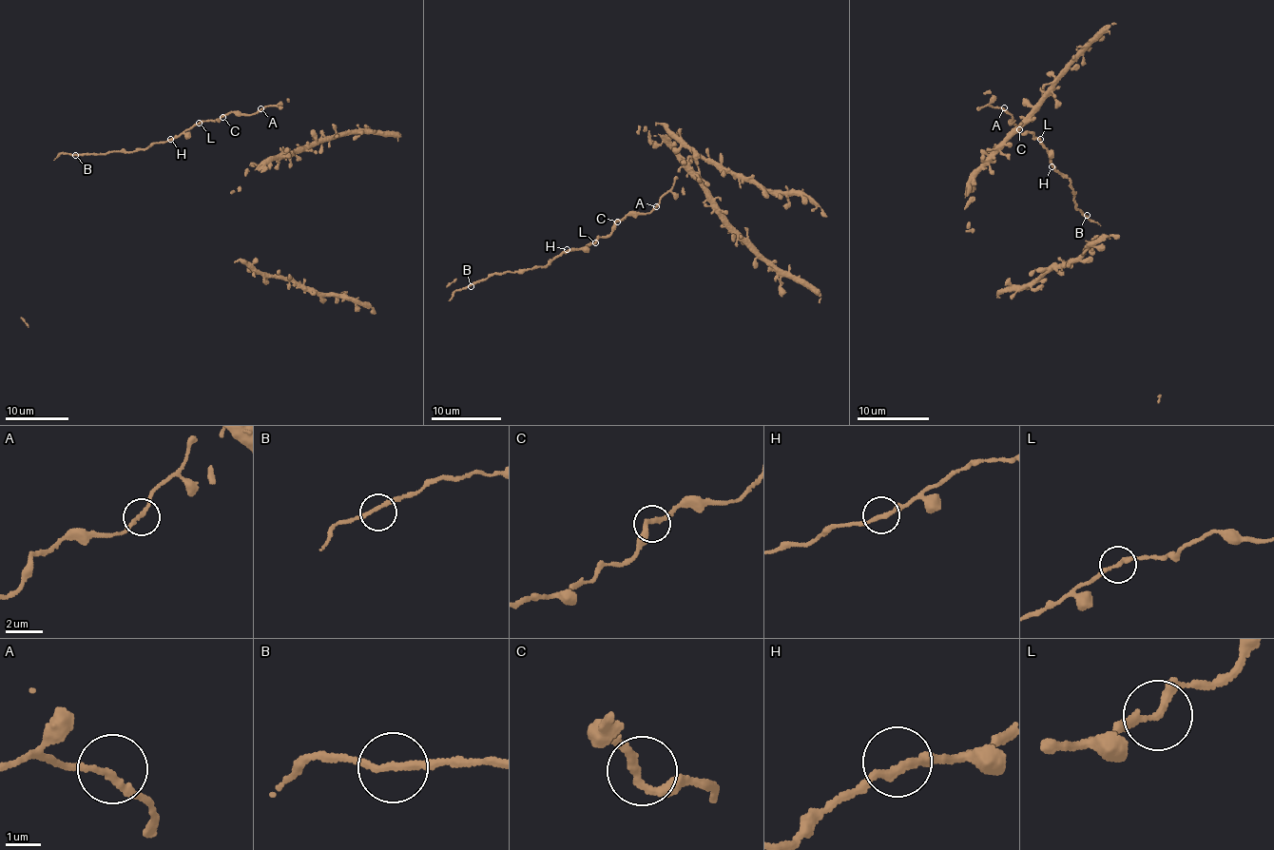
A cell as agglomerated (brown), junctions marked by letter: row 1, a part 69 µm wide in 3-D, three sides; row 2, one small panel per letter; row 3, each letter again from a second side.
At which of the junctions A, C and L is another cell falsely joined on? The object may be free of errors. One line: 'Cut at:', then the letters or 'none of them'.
Cut at: none of them

